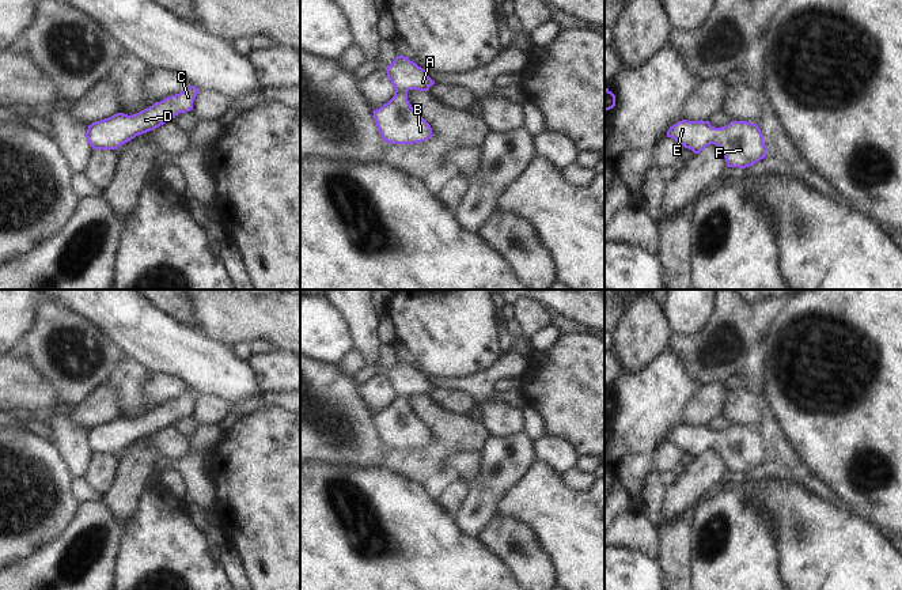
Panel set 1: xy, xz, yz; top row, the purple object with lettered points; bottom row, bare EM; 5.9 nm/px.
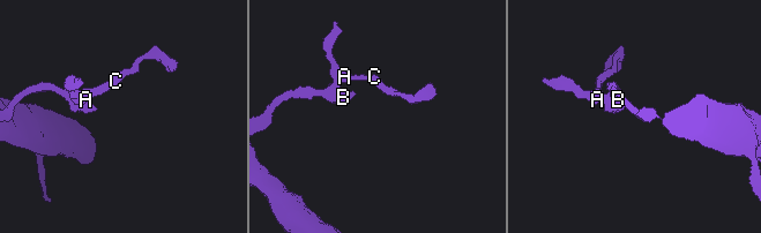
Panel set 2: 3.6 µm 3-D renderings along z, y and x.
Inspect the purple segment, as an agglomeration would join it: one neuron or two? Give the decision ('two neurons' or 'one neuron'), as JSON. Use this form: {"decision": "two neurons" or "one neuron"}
{"decision": "one neuron"}

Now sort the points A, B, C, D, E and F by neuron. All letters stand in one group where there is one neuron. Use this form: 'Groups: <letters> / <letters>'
Groups: A B C D E F

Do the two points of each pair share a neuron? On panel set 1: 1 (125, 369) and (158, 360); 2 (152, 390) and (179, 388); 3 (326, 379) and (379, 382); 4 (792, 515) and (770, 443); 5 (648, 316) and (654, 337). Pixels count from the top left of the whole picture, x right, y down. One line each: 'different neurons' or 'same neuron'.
1: different neurons
2: same neuron
3: different neurons
4: different neurons
5: same neuron

